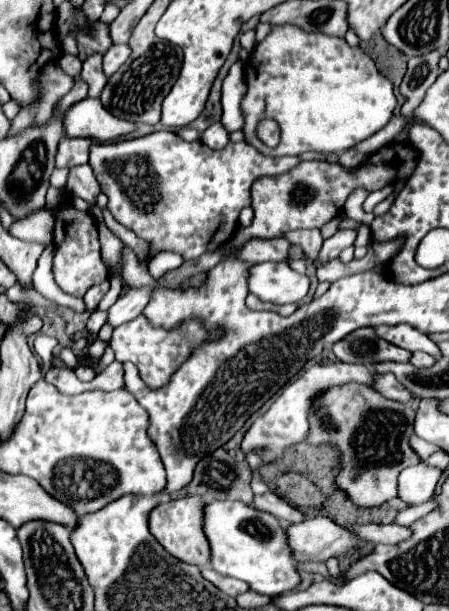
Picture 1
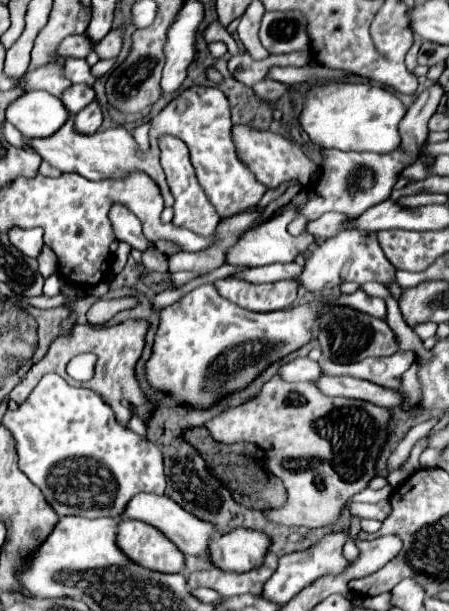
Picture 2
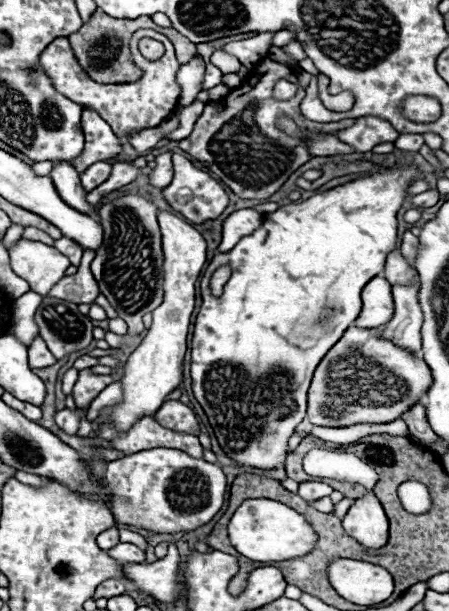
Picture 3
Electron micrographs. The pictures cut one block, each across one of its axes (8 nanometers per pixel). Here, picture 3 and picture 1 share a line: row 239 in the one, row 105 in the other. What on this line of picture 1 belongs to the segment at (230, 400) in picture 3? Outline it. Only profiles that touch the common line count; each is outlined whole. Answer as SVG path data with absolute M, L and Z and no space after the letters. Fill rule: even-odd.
M296 26L272 28L270 34L260 44L256 44L250 58L246 60L244 76L248 86L248 92L242 100L242 112L246 118L244 124L246 142L268 156L286 156L286 154L298 156L308 150L322 154L330 154L330 152L340 154L350 146L370 138L380 128L384 128L384 124L388 124L396 108L392 82L376 70L376 64L368 54L364 54L358 46L350 48L344 38L334 38L326 34L306 34ZM264 118L272 118L280 126L282 136L276 148L268 148L256 136L258 122Z

